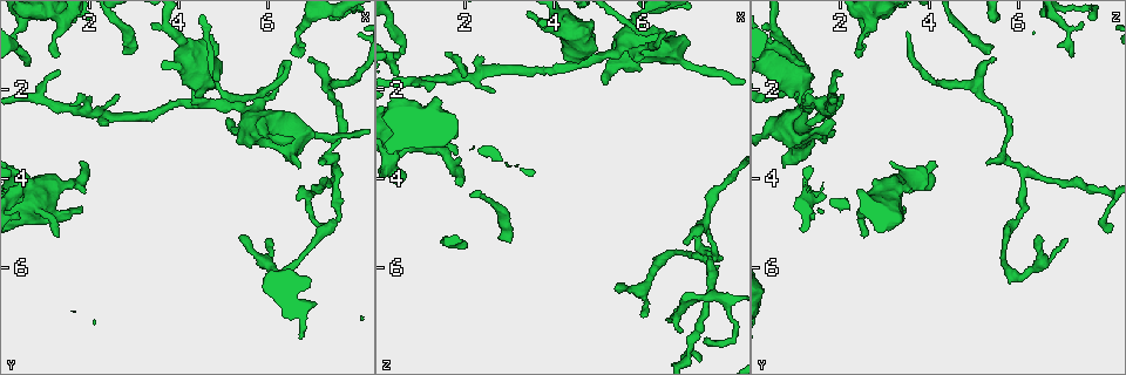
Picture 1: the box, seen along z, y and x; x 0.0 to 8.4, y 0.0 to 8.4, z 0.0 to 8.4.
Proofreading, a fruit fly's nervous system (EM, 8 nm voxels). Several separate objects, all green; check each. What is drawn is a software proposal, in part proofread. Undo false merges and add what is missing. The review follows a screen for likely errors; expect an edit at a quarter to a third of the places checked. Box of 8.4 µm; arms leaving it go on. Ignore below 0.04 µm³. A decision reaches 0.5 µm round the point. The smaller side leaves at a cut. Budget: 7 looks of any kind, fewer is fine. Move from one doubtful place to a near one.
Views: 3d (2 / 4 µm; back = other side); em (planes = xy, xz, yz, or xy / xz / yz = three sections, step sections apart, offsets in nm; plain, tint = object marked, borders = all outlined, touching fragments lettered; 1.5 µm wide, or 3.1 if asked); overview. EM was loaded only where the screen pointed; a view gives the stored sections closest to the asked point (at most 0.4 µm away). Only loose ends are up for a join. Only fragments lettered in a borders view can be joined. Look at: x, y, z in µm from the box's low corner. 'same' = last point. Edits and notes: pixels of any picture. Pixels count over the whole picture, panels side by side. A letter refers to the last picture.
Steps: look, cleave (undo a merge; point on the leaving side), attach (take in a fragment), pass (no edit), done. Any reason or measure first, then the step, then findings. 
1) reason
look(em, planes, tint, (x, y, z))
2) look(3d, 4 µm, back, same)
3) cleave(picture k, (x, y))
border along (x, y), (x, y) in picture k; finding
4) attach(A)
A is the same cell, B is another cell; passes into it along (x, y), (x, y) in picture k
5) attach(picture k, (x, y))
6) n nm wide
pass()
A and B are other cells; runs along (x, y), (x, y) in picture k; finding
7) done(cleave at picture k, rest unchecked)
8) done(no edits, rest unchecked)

thin arm on a thick one
look(3d, 4 µm, (4.45, 2.30, 1.30))

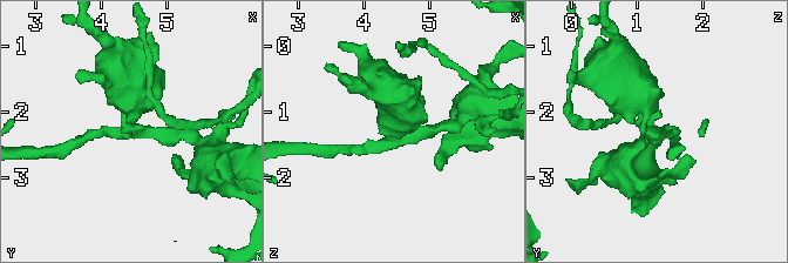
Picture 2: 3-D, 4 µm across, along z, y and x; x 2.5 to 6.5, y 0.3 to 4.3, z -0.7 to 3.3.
3 arms; now the EM
look(em, planes, plain, (4.40, 2.30, 1.35))

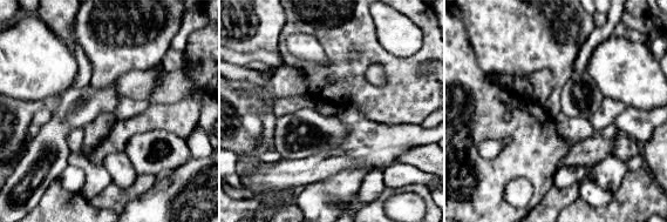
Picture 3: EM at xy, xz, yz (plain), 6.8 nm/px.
see the neighbours
look(em, planes, borders, same)

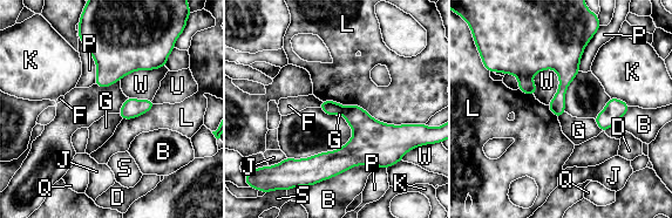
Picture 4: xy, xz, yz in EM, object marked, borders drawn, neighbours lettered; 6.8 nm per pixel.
cleave(picture 4, (368, 134))
B, D, F, G, J, K, L, P, Q, S, U and W are other cells; a second neuron is stuck on

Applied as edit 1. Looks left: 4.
redraw
look(overview)

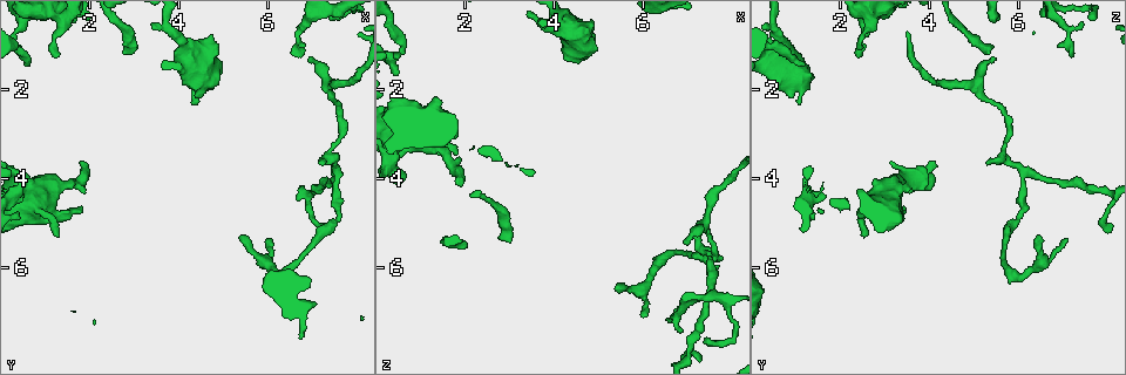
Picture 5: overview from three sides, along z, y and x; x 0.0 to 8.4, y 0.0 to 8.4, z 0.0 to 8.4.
look(em, planes, borders, (5.35, 5.30, 6.45))

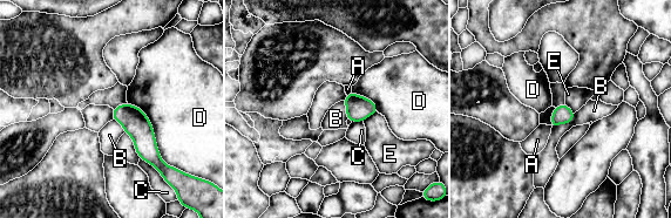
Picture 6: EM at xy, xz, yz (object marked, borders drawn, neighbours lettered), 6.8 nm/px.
pass()
A, B, C, D and E are other cells; border along (377, 111), (363, 121) in picture 6; no lettered fragment goes on from it

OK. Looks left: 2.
done(cleave at picture 4, rest unchecked)

